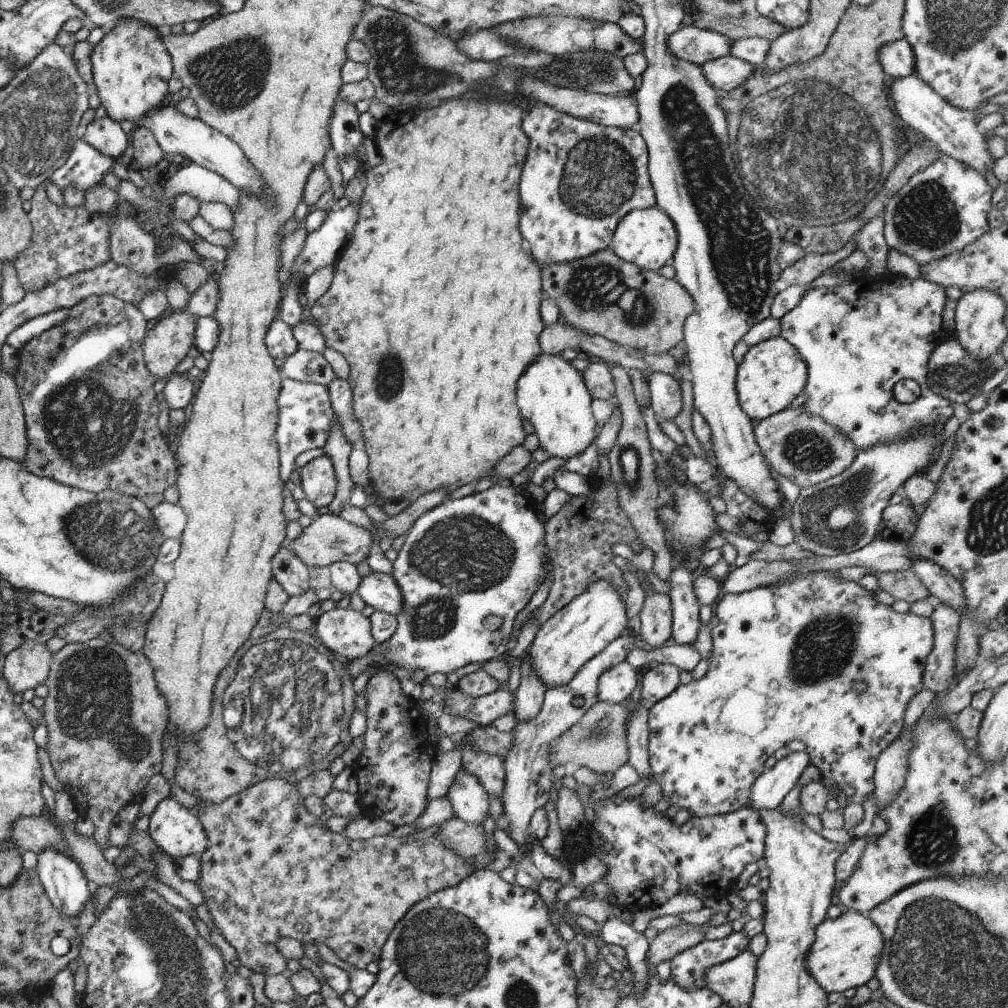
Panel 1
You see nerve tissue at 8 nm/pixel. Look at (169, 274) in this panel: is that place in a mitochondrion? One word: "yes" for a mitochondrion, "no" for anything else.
no

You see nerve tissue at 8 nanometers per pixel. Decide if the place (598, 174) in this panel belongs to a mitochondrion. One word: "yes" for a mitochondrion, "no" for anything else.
yes

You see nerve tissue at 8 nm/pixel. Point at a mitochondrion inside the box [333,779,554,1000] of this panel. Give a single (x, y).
(440, 951)

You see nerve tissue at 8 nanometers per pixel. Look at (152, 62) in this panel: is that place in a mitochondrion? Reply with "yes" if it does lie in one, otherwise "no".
no

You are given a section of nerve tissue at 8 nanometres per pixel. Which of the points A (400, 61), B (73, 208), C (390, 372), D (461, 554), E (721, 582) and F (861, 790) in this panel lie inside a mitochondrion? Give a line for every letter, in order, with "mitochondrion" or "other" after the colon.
A: mitochondrion
B: other
C: mitochondrion
D: mitochondrion
E: other
F: other

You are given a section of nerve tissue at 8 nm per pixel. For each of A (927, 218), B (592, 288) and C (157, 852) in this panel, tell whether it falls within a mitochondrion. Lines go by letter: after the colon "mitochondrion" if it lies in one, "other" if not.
A: mitochondrion
B: mitochondrion
C: other

